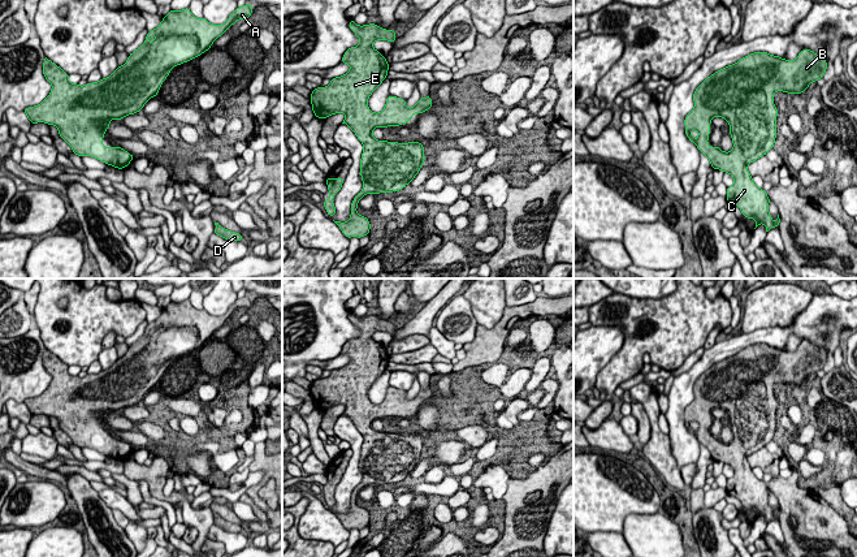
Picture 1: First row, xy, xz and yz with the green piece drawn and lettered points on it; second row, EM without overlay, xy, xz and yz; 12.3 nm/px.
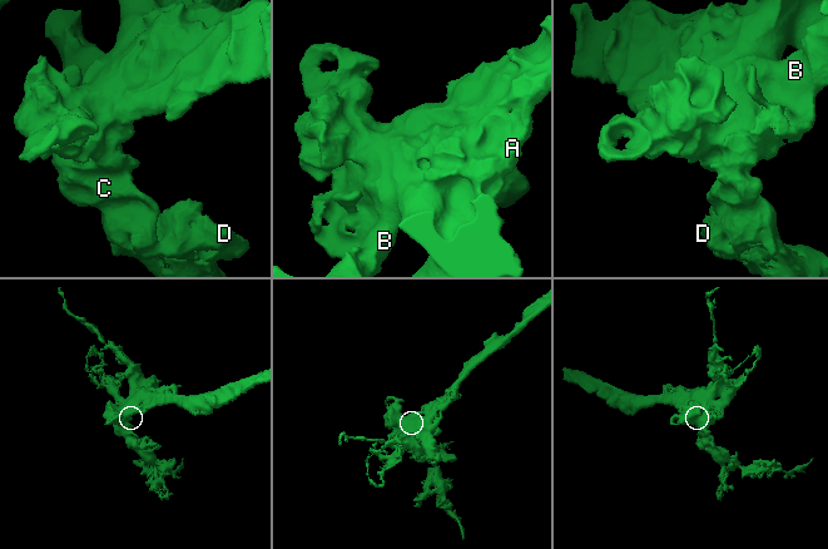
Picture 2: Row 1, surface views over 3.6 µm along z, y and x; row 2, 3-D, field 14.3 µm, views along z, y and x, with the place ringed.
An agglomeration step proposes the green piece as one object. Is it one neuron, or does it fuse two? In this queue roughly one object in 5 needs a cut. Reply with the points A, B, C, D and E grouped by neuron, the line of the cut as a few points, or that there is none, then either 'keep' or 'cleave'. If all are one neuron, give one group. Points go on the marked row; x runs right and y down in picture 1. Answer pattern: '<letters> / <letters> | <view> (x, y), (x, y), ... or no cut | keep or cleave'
A B C D E | no cut | keep

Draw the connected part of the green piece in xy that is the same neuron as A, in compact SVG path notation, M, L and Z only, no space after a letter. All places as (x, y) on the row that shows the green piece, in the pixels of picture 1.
M244 4L222 25L213 25L204 17L196 18L190 8L170 9L124 65L109 77L85 86L70 83L69 74L46 57L43 74L52 90L40 104L23 112L31 124L55 125L75 155L91 156L105 165L124 169L134 155L118 146L103 146L109 121L140 112L151 98L157 96L174 66L208 51L231 25L251 14L252 5Z

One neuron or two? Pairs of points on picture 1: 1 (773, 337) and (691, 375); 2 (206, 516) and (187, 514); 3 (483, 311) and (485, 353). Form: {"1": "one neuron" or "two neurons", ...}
{"1": "one neuron", "2": "one neuron", "3": "two neurons"}

